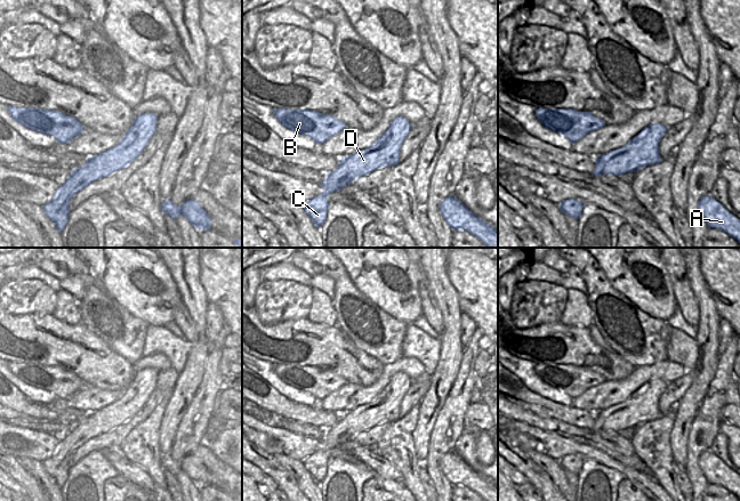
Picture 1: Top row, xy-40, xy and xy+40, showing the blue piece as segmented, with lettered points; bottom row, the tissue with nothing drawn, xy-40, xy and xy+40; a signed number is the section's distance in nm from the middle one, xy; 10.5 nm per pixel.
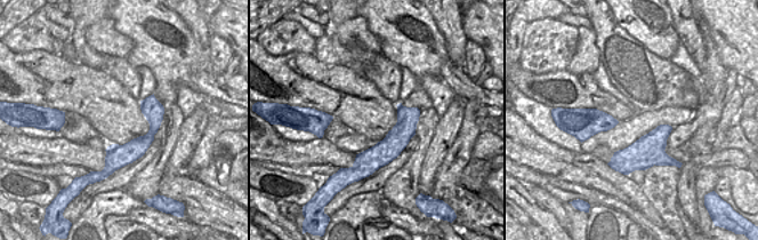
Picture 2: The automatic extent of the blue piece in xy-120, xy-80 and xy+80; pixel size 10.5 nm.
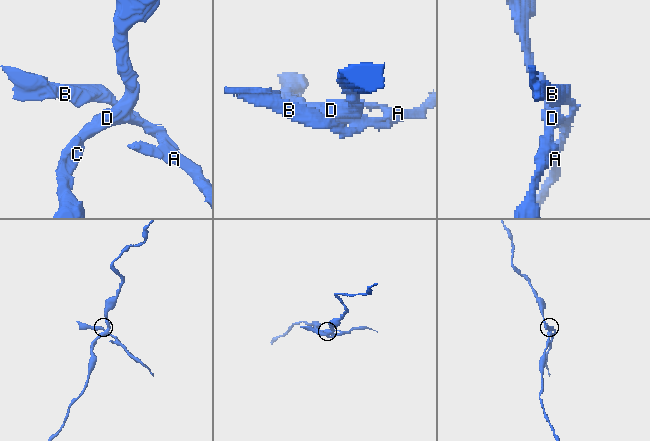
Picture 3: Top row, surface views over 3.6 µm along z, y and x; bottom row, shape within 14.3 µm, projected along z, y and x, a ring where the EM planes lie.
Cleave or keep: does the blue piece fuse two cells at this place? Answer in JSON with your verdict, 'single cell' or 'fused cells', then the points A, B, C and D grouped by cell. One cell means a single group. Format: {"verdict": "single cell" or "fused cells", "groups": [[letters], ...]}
{"verdict": "fused cells", "groups": [["A", "B"], ["C", "D"]]}

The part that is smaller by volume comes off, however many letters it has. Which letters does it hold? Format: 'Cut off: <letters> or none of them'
Cut off: A, B

